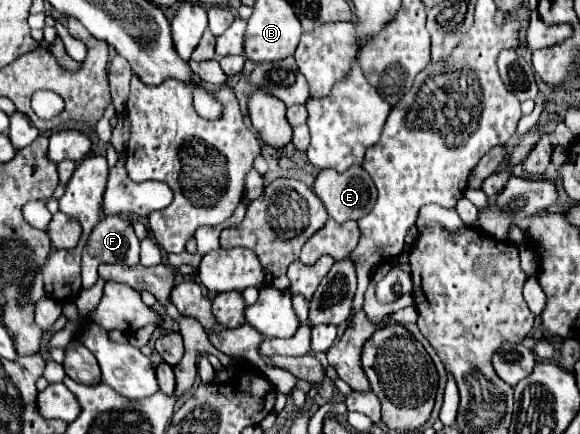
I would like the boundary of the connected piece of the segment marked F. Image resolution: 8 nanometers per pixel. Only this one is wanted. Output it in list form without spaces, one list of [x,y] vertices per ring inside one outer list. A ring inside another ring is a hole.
[[[103,217],[91,231],[81,265],[85,289],[97,281],[97,267],[101,263],[139,263],[139,239],[131,221],[121,217]]]

